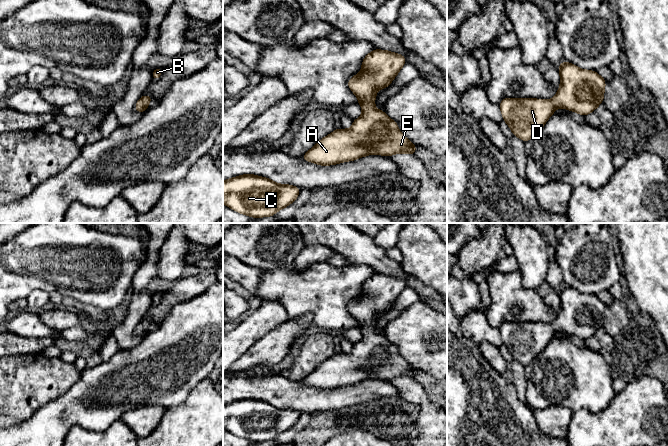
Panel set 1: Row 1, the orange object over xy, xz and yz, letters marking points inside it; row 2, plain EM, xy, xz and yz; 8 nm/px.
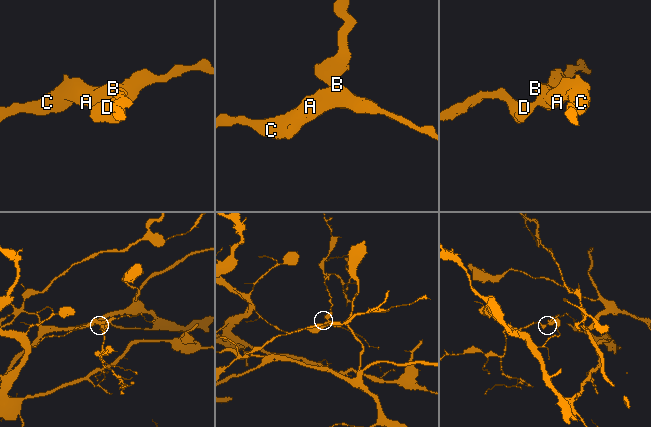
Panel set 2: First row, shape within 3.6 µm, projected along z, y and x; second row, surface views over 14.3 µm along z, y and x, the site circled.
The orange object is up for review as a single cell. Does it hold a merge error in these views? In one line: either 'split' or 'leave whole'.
leave whole

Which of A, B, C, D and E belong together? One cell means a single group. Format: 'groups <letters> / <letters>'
groups A B C D E

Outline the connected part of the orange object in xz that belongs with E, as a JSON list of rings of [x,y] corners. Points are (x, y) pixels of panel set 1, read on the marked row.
[[[373,49],[369,54],[367,54],[363,59],[361,72],[351,77],[347,83],[348,88],[359,99],[357,103],[363,109],[362,115],[359,118],[353,120],[350,130],[343,128],[335,129],[332,133],[318,141],[301,158],[306,162],[314,162],[317,165],[328,166],[339,164],[341,162],[354,161],[358,158],[365,157],[371,154],[391,156],[398,153],[406,153],[415,156],[417,146],[415,146],[400,132],[397,122],[389,118],[383,110],[378,110],[373,106],[375,104],[377,91],[385,87],[390,87],[392,80],[395,79],[396,75],[399,73],[406,62],[406,57],[404,55],[396,54],[387,50]]]

